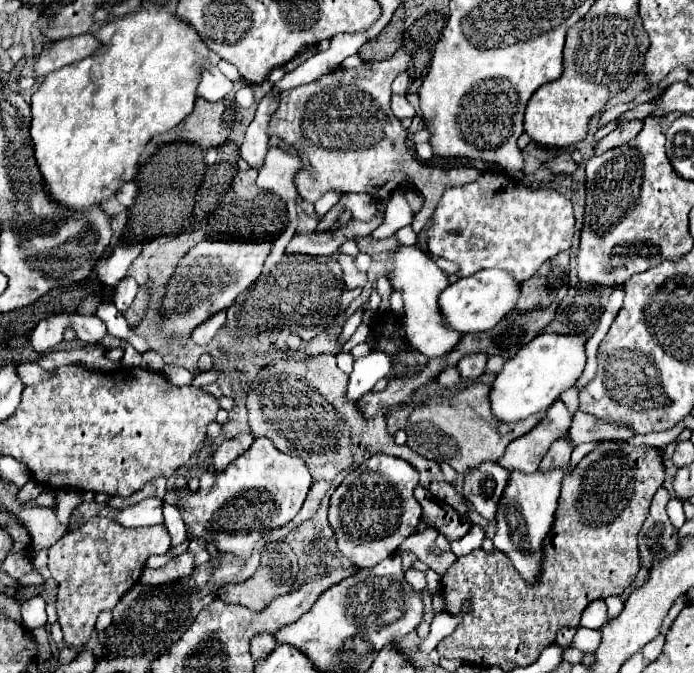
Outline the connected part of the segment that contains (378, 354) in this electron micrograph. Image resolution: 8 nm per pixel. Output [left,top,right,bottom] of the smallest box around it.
[347,350,391,400]

